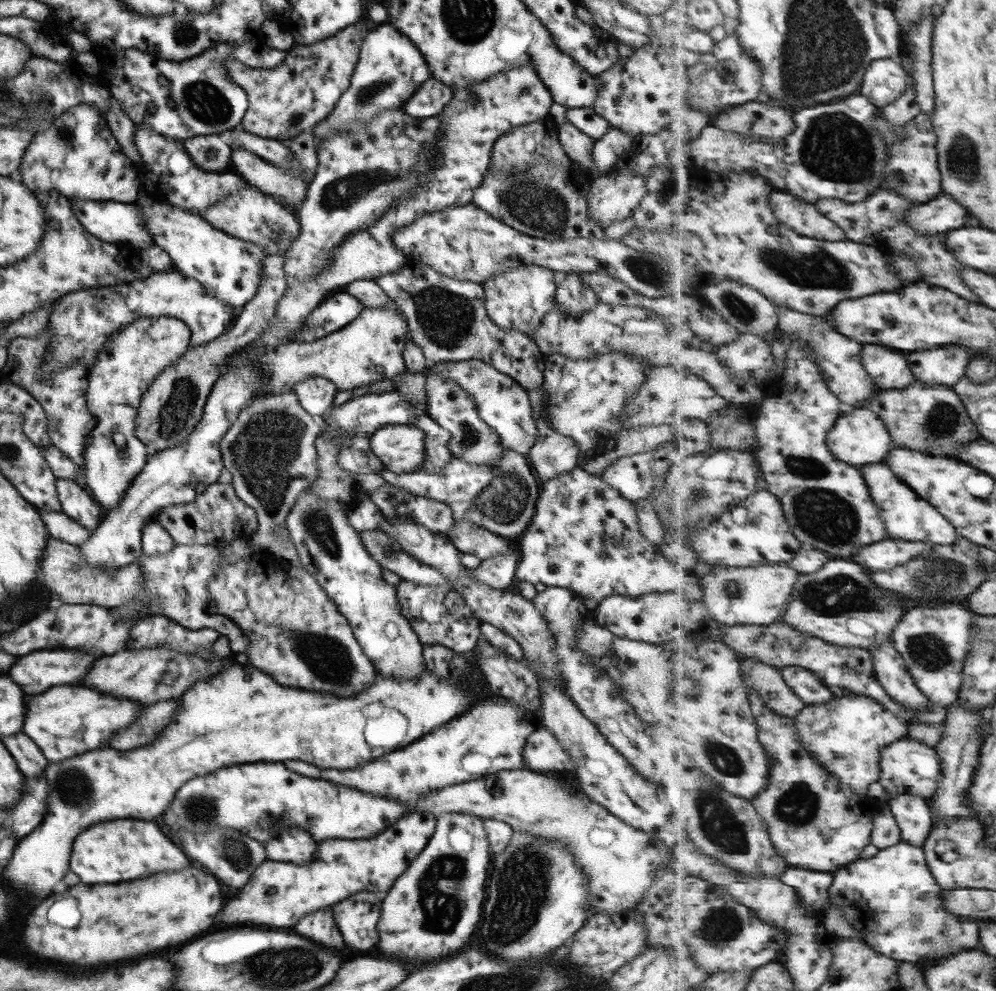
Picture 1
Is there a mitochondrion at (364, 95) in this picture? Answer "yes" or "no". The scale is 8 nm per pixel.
yes

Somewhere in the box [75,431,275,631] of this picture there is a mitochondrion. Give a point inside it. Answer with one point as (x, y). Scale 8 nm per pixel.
(159, 575)

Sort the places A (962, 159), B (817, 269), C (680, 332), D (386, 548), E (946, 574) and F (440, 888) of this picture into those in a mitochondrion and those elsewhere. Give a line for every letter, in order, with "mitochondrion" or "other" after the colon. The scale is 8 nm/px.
A: mitochondrion
B: mitochondrion
C: other
D: mitochondrion
E: mitochondrion
F: mitochondrion

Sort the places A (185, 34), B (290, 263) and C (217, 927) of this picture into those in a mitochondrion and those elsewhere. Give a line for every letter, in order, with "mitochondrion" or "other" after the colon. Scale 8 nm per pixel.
A: mitochondrion
B: other
C: other

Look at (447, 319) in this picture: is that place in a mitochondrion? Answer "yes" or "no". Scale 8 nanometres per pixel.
yes

